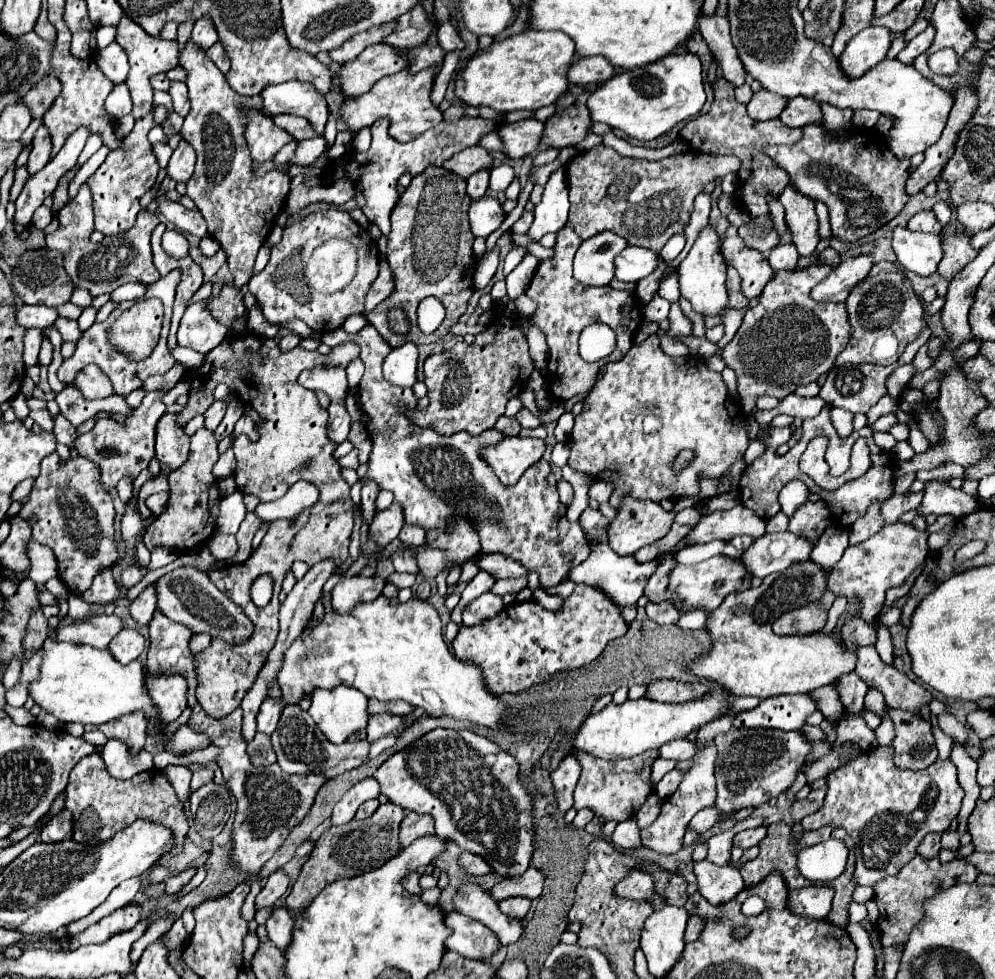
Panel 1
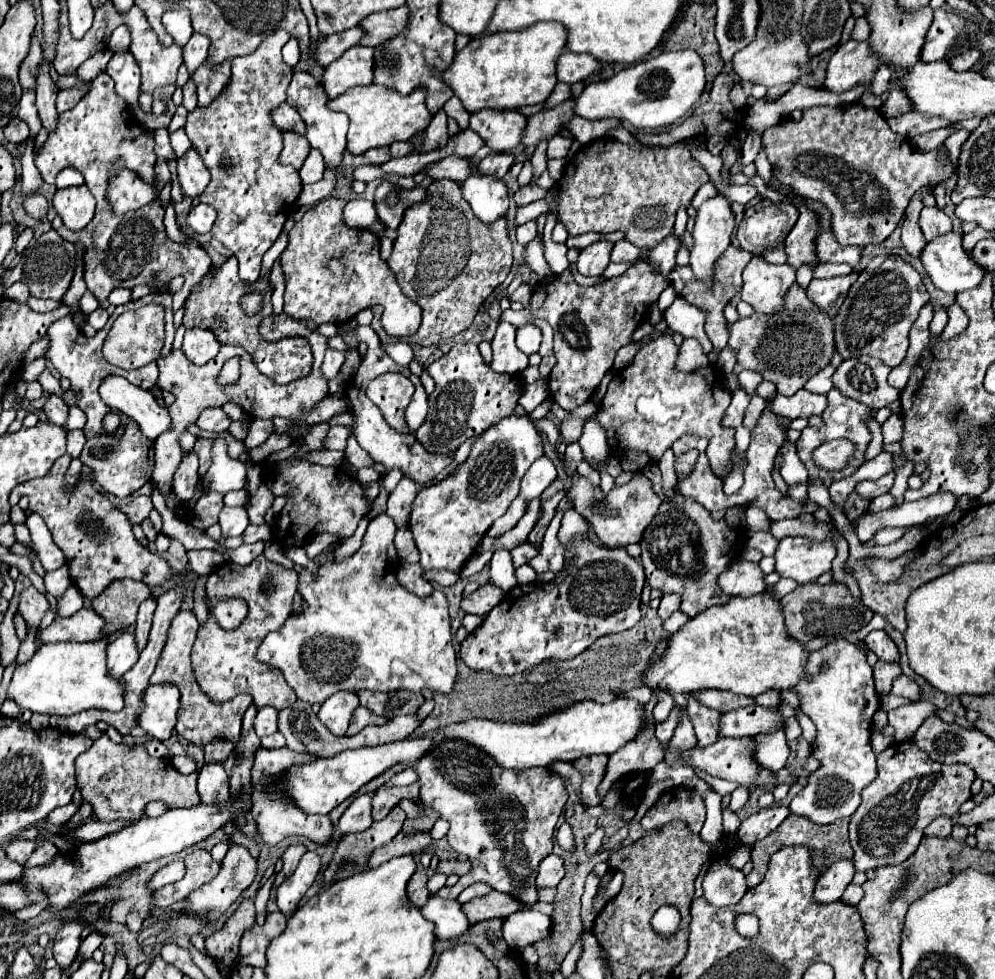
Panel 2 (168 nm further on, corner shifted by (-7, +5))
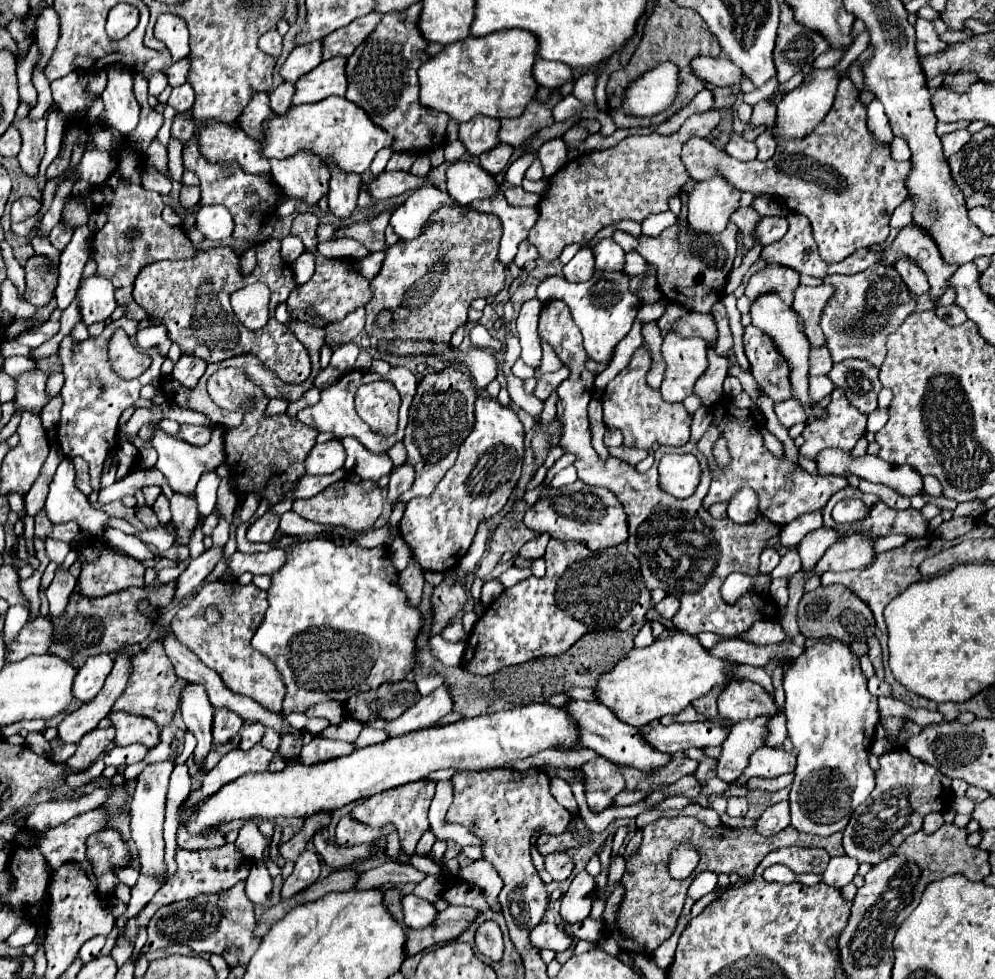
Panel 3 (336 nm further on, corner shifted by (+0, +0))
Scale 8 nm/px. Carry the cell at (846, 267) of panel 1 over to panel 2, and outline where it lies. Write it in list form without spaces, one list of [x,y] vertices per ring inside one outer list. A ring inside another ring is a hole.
[[[851,271],[849,275],[841,275],[841,277],[813,279],[807,287],[807,297],[821,309],[827,309],[827,313],[835,315],[841,309],[845,297],[847,297],[847,291],[857,281],[857,277],[859,277],[859,273]]]

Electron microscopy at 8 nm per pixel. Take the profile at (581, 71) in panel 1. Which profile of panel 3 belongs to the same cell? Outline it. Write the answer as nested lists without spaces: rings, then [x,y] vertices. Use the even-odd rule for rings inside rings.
[[[538,58],[532,66],[532,76],[538,82],[538,86],[560,88],[562,84],[572,80],[572,68],[564,66],[562,62],[550,62],[550,60]]]

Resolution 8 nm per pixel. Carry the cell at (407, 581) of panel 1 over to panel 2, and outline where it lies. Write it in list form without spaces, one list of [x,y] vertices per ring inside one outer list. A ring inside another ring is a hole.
[[[444,569],[426,570],[423,574],[423,577],[430,582],[436,582],[443,586],[451,586],[457,582],[459,579],[459,574]]]

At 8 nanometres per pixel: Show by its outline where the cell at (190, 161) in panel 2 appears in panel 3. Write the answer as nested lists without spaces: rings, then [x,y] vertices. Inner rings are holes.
[[[182,186],[180,192],[180,204],[186,210],[192,210],[200,202],[200,188],[198,186]]]

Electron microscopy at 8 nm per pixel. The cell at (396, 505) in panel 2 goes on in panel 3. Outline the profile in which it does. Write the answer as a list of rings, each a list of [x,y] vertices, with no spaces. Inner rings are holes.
[[[404,462],[400,466],[394,466],[390,472],[390,484],[388,484],[388,502],[394,504],[394,500],[412,486],[414,482],[414,468],[412,464]]]

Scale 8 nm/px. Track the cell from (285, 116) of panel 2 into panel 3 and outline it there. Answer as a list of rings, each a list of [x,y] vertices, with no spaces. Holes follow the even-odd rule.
[[[258,92],[252,96],[252,100],[246,104],[246,108],[236,118],[236,124],[240,130],[244,130],[250,138],[260,138],[260,122],[264,118],[272,118],[272,110],[268,110],[268,94]]]

